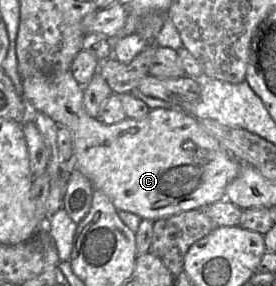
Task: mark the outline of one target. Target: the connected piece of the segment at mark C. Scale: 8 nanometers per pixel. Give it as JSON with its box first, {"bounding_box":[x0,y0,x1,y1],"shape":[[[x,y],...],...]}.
{"bounding_box":[22,70,241,221],"shape":[[[71,70],[61,74],[34,75],[22,79],[22,95],[24,100],[28,101],[38,112],[42,112],[50,117],[59,127],[64,127],[70,131],[73,140],[72,168],[79,170],[86,178],[88,178],[94,189],[102,191],[118,211],[123,210],[132,212],[140,216],[142,219],[156,221],[180,212],[204,208],[209,204],[226,199],[226,188],[238,174],[241,162],[227,152],[214,137],[205,132],[196,117],[184,112],[184,110],[155,108],[150,109],[149,113],[142,119],[131,119],[126,117],[121,122],[107,125],[98,119],[90,117],[84,110],[83,87],[84,86],[78,84],[74,79]]]}

